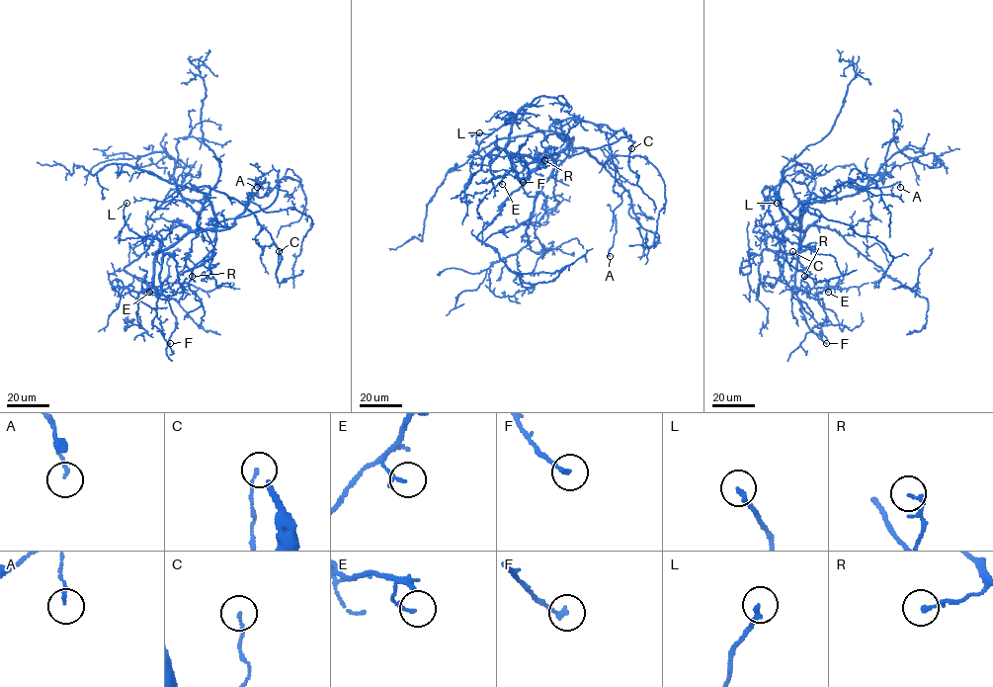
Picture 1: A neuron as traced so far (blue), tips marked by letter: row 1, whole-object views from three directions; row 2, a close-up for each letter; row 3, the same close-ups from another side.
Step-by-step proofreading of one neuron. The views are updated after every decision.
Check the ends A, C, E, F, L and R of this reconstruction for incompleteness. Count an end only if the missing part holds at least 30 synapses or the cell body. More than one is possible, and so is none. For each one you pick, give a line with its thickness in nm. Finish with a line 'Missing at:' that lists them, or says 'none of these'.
Missing at: none of these

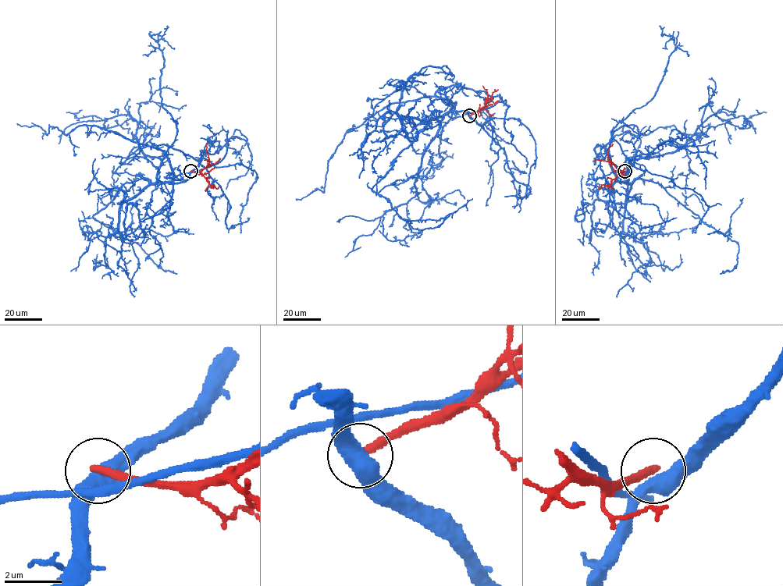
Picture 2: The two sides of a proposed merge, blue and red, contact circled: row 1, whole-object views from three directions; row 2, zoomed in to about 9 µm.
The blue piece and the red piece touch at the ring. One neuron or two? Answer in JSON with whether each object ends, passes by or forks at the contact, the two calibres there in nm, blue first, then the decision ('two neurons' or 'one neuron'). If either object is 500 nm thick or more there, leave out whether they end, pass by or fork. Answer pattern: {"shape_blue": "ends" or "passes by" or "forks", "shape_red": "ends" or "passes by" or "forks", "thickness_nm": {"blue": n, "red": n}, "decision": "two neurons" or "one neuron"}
{"thickness_nm": {"blue": 550, "red": 320}, "decision": "two neurons"}

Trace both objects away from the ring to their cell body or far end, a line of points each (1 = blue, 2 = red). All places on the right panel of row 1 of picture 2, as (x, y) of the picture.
1: (624, 171), (620, 182), (606, 150), (613, 131), (634, 125), (648, 134), (674, 126), (695, 134), (707, 123)
2: (624, 171), (620, 172), (608, 161), (608, 148), (612, 143)

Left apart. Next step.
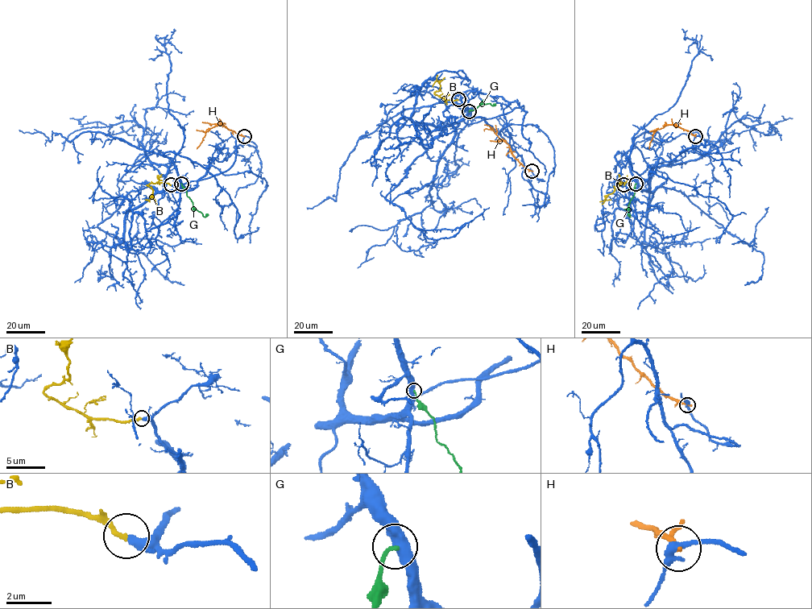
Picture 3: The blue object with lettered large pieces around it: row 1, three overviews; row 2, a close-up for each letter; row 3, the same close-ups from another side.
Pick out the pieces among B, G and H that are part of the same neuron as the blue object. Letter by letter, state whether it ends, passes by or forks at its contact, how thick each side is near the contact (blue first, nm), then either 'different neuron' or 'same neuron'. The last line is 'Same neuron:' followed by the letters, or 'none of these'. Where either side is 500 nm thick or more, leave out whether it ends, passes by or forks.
B: it ends | 320/200 nm | same neuron
G: 500/150 nm | different neuron
H: it ends | 340/220 nm | different neuron
Same neuron: B

